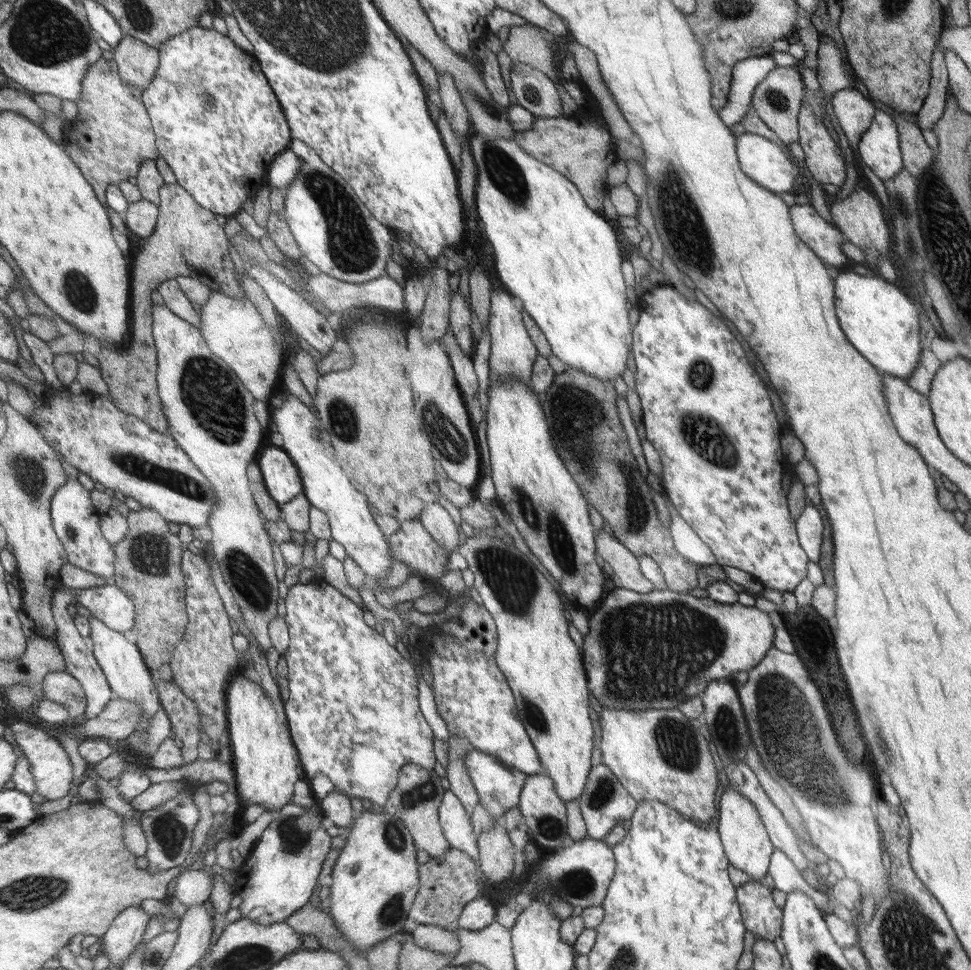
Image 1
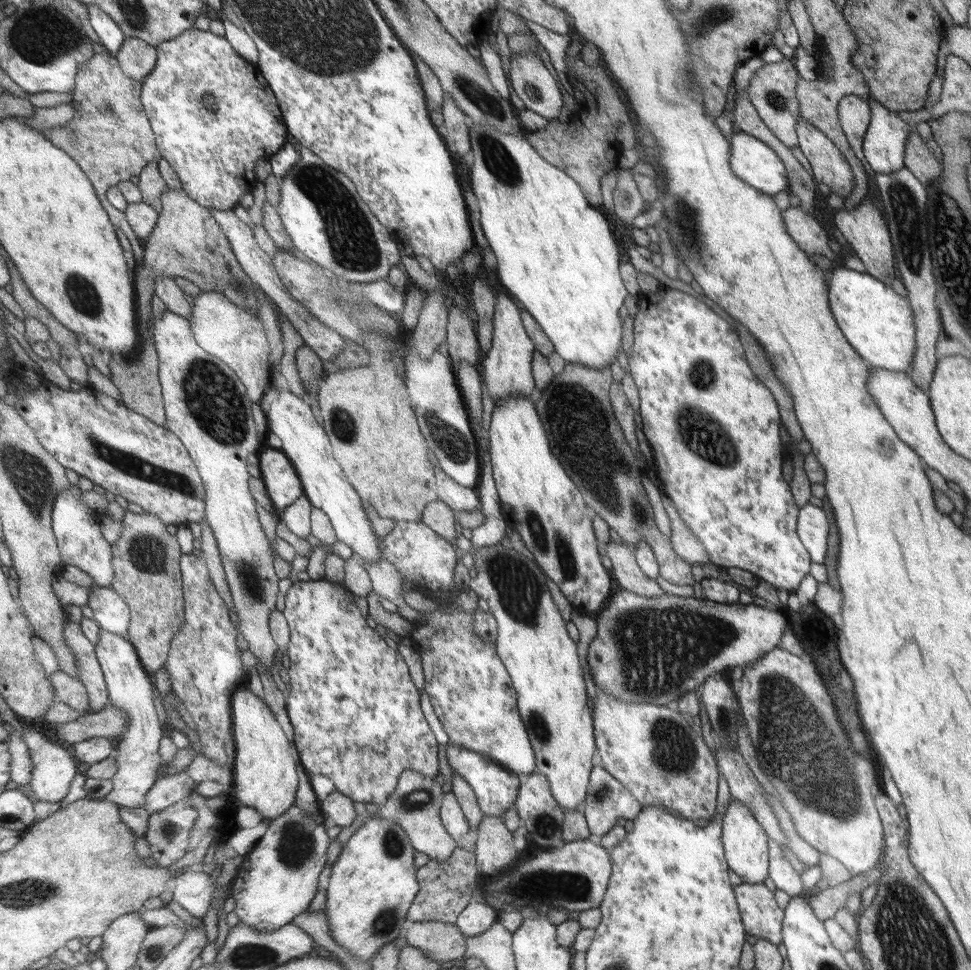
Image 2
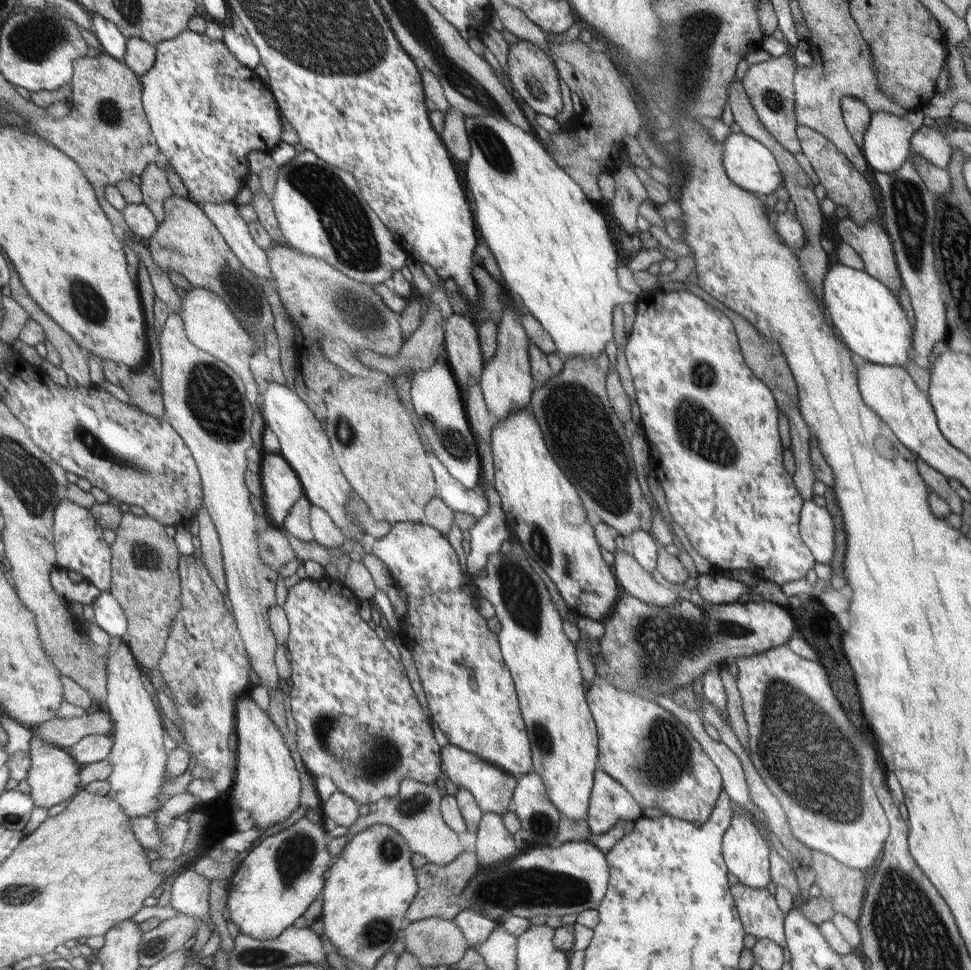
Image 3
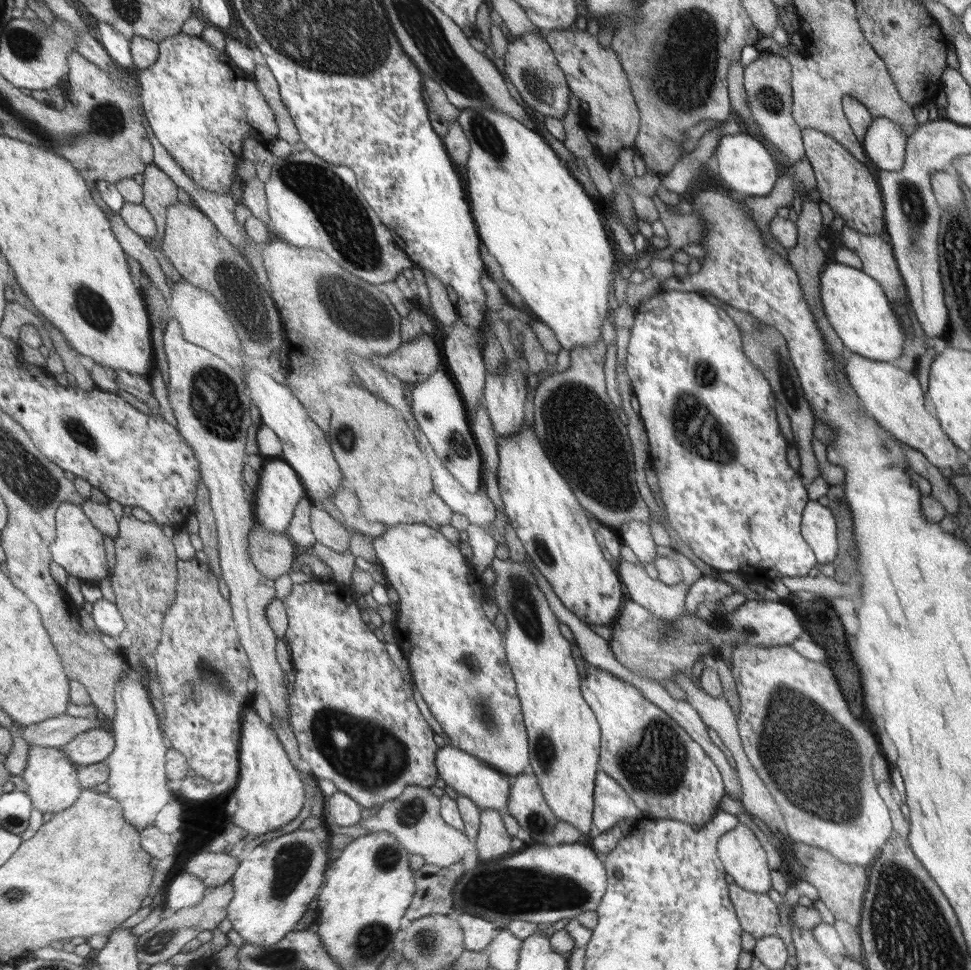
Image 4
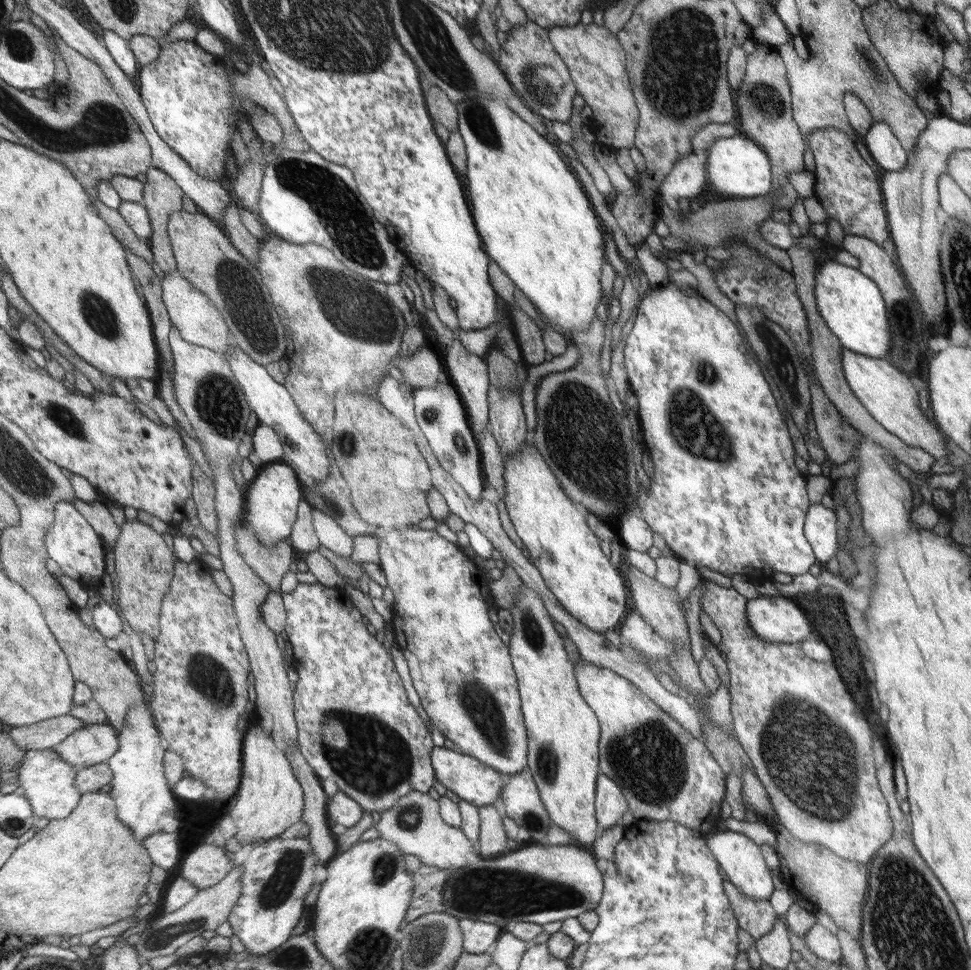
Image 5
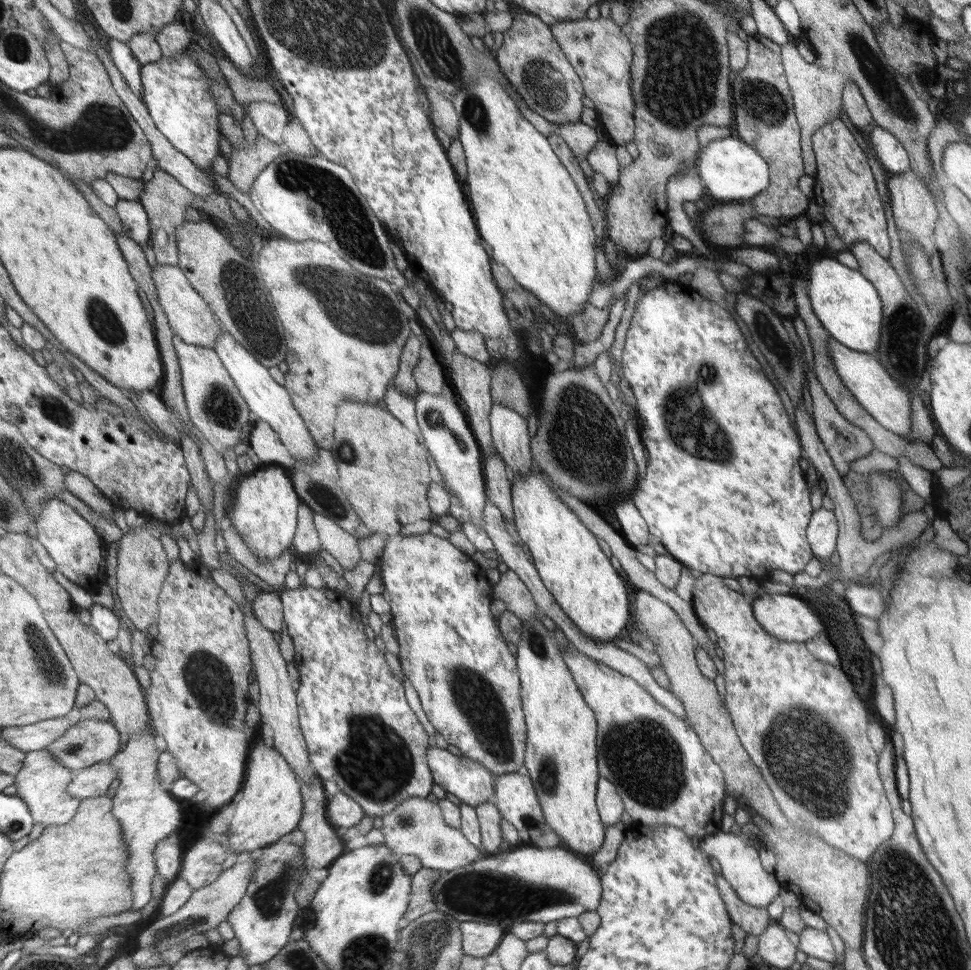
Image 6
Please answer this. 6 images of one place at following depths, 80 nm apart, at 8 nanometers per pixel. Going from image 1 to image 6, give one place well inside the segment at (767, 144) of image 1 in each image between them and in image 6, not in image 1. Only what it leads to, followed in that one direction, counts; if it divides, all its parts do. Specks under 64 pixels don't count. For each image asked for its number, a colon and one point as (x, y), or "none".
2: (751, 159)
3: (752, 166)
4: (744, 165)
5: (736, 167)
6: (731, 171)

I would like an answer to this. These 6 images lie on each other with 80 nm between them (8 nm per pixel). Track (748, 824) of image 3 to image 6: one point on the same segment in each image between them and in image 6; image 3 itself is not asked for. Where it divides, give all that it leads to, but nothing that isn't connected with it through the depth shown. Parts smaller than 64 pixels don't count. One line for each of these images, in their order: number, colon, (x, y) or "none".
4: (744, 859)
5: (741, 860)
6: (738, 863)

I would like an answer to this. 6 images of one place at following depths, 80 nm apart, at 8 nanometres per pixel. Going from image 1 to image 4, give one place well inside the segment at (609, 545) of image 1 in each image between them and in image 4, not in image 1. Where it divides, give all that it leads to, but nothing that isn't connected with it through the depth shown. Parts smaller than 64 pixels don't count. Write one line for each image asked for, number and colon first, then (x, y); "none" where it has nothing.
2: (625, 570)
3: (635, 581)
4: (665, 602)

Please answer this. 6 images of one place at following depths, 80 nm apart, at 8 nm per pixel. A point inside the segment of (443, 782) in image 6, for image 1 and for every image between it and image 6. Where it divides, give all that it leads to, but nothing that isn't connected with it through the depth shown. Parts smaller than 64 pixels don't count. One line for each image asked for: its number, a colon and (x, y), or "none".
1: (499, 787)
2: (496, 789)
3: (493, 789)
4: (470, 777)
5: (470, 780)

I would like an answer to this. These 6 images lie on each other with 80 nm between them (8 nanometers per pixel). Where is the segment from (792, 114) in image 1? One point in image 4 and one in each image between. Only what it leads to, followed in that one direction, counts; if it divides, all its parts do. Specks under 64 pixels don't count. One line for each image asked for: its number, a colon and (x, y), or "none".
2: (771, 91)
3: (769, 85)
4: (766, 81)

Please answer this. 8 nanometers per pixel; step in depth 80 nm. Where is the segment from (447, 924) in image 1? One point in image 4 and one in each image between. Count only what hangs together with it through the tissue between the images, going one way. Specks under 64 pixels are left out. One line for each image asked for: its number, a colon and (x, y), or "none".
2: (445, 887)
3: (440, 887)
4: (435, 884)

